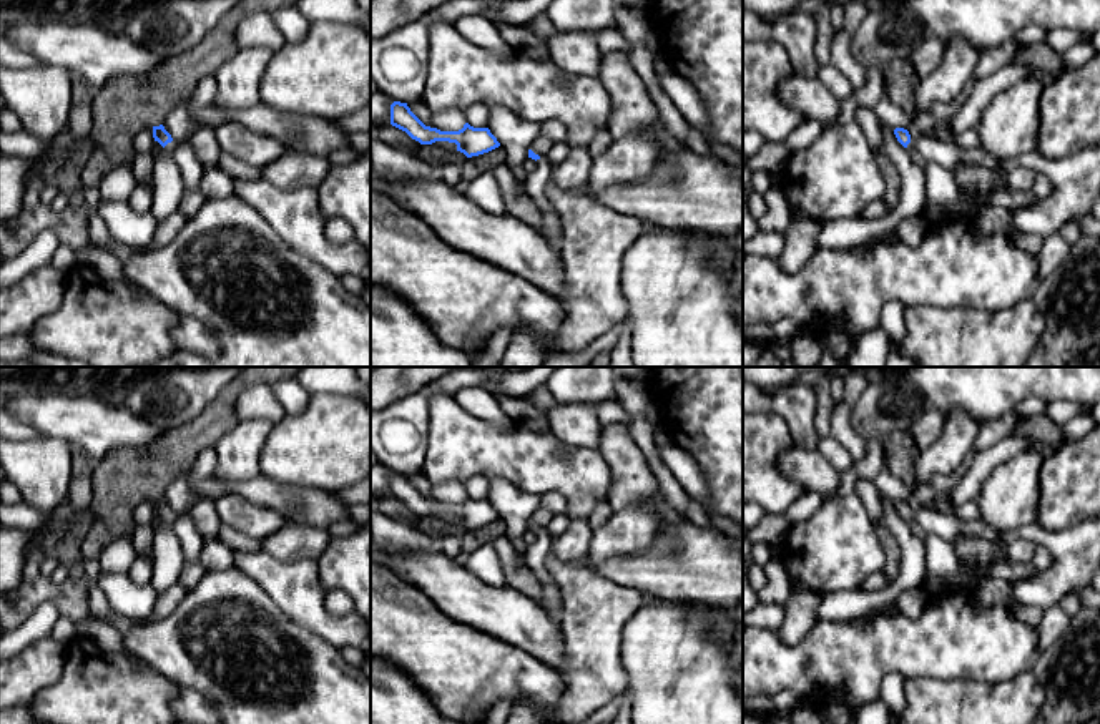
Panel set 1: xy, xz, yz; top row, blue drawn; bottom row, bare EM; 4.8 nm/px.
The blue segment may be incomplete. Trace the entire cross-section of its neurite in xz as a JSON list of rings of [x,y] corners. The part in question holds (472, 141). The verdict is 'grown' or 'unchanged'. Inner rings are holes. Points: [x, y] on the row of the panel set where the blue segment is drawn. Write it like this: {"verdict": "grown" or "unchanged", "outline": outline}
{"verdict": "unchanged", "outline": [[[394,101],[390,105],[390,125],[405,131],[420,144],[432,144],[435,141],[449,141],[457,144],[457,151],[467,158],[489,153],[500,146],[489,128],[474,128],[469,123],[459,131],[440,131],[425,126],[407,106],[407,103]]]}

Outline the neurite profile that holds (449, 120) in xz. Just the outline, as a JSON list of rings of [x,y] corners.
[[[459,108],[432,113],[434,128],[440,131],[459,131],[467,123],[467,115]]]

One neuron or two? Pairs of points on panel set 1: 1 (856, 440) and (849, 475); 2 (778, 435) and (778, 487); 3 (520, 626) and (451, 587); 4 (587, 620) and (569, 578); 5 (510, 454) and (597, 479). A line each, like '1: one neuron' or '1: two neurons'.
1: two neurons
2: one neuron
3: one neuron
4: one neuron
5: one neuron

